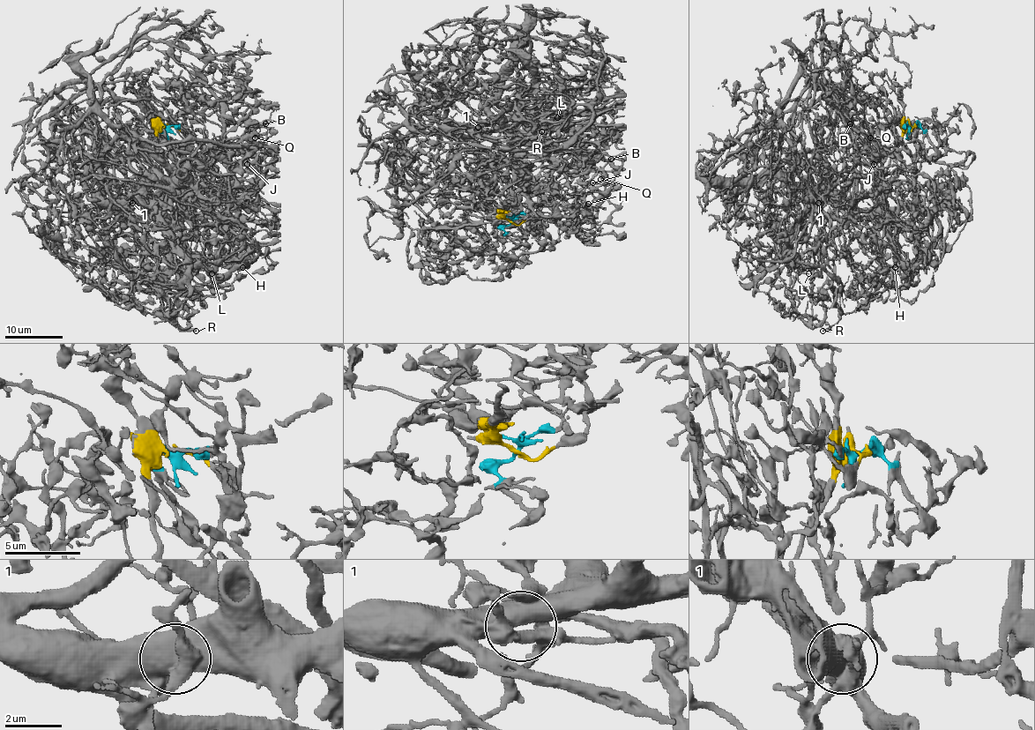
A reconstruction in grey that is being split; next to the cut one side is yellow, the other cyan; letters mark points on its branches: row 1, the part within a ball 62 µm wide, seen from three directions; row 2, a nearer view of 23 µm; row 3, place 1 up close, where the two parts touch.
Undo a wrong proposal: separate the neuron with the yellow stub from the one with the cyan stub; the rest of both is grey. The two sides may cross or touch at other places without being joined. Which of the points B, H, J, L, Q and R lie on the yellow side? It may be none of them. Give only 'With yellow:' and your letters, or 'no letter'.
With yellow: L, R

